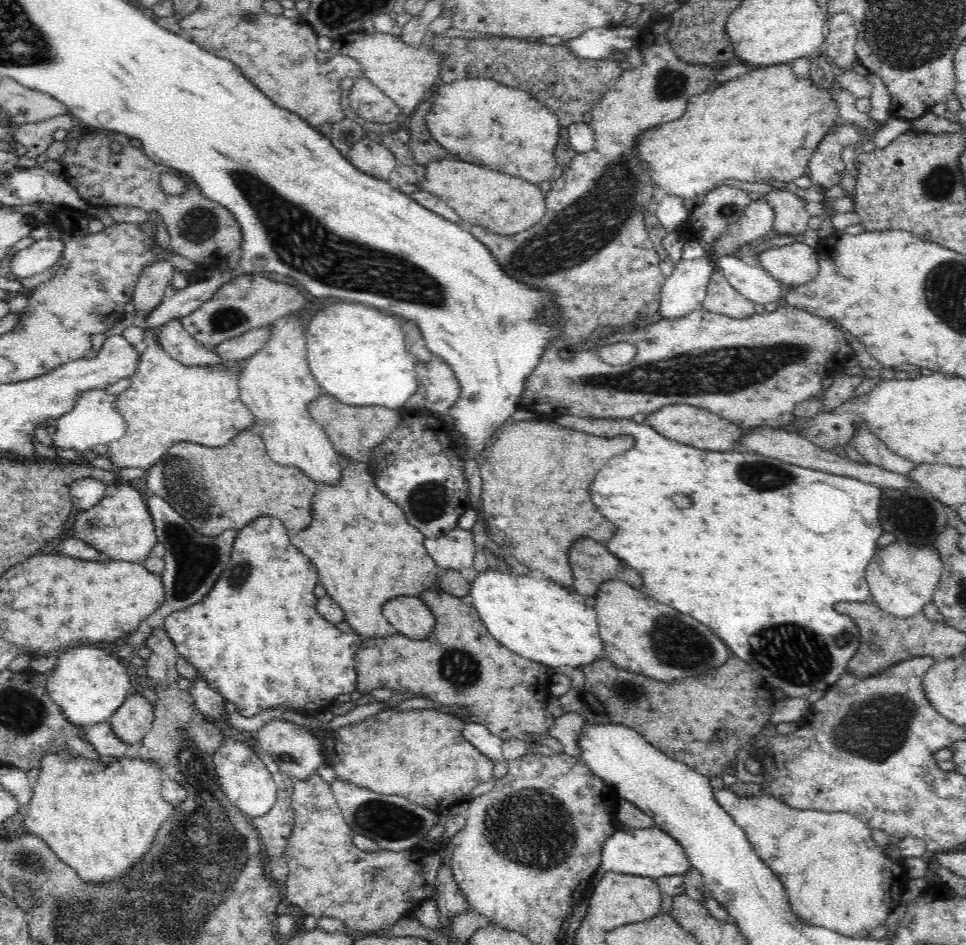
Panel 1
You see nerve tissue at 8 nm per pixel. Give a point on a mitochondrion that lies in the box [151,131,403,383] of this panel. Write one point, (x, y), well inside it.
(196, 225)

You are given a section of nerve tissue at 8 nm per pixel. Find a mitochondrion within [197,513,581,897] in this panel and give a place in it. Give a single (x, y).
(533, 828)

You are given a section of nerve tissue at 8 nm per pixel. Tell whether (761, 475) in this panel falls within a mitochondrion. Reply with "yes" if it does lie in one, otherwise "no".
yes

